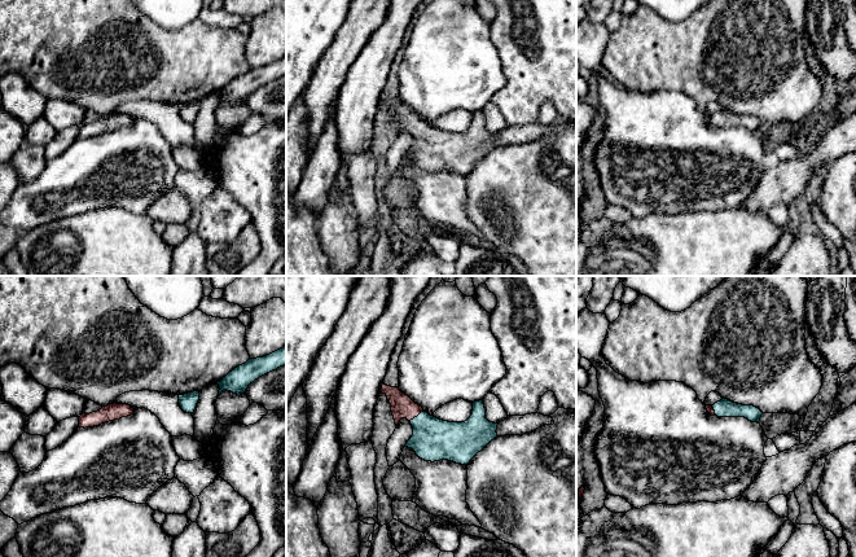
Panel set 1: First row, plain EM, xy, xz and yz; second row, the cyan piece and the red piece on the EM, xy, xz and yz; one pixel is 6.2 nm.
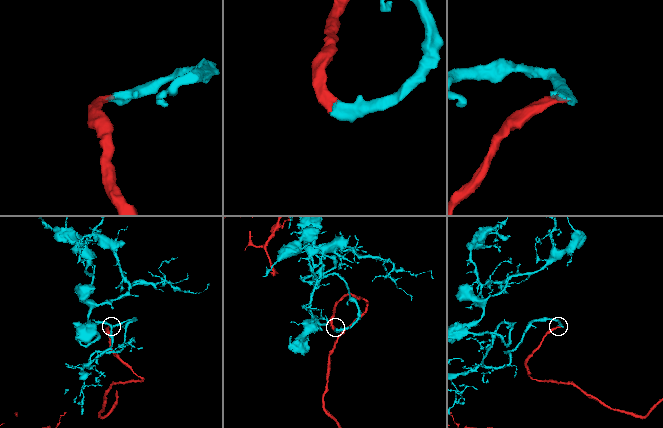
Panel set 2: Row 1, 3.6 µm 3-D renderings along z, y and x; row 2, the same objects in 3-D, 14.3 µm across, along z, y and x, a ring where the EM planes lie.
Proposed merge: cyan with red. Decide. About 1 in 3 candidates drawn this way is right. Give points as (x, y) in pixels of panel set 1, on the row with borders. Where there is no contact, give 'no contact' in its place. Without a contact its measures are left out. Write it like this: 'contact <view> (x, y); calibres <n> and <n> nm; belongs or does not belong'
contact xz (417, 416); calibres 260 and 140 nm; belongs

